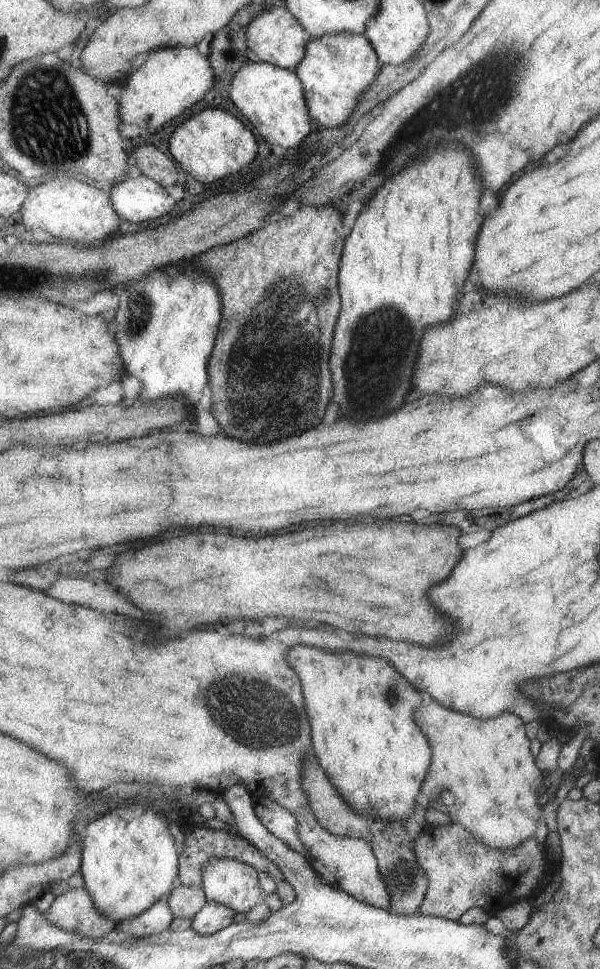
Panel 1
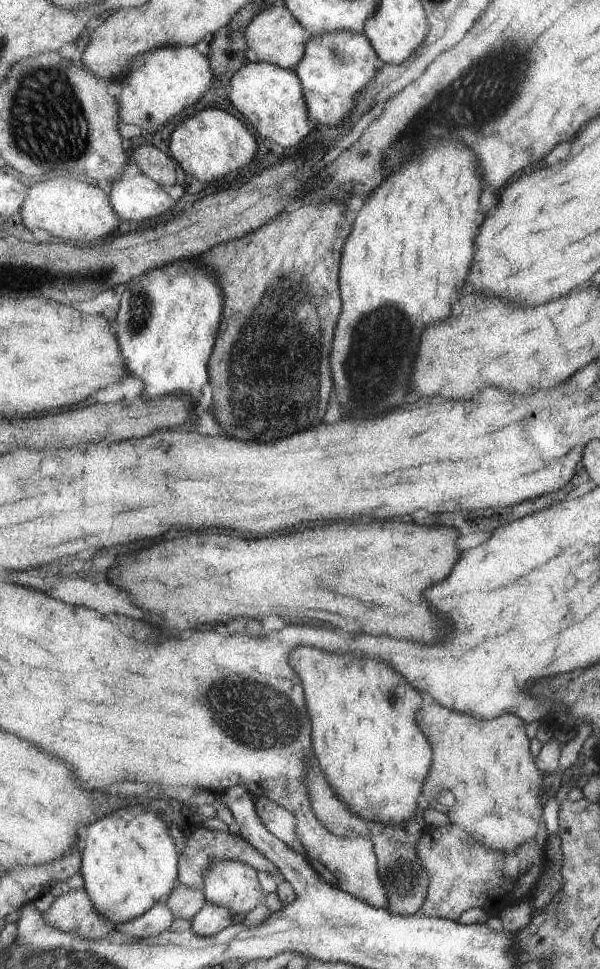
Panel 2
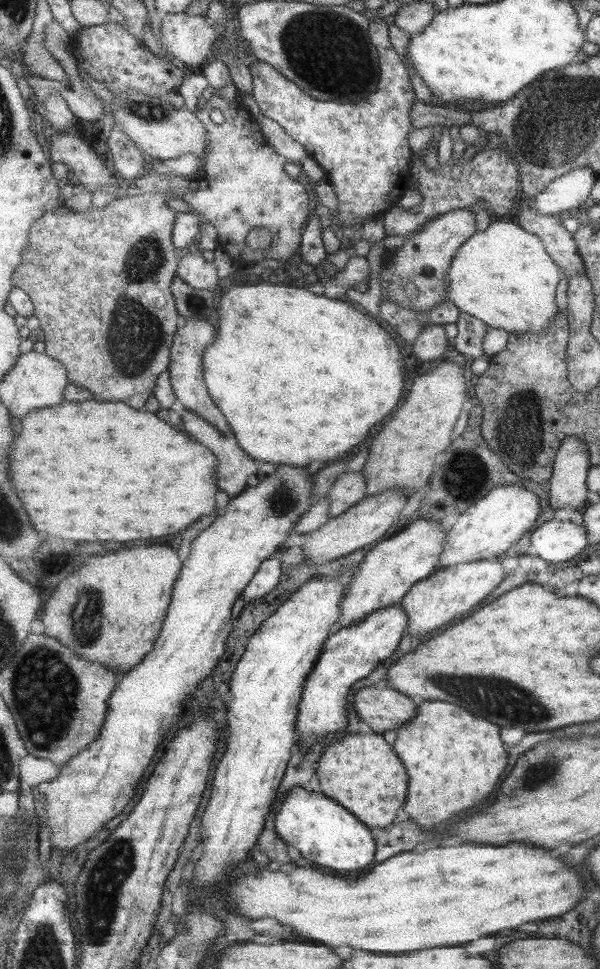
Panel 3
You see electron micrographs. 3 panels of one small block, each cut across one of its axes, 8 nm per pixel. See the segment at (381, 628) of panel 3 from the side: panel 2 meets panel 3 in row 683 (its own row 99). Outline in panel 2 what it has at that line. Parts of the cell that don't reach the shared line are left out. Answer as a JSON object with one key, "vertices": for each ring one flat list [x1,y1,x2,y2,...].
{"vertices":[[337,32,325,34,321,38,311,38,307,46,307,56,295,68,299,78,303,80,307,102,311,110,311,118,317,126,343,126,357,104,359,92,367,90,367,86,381,72,381,58,375,44,365,34,355,32]]}

